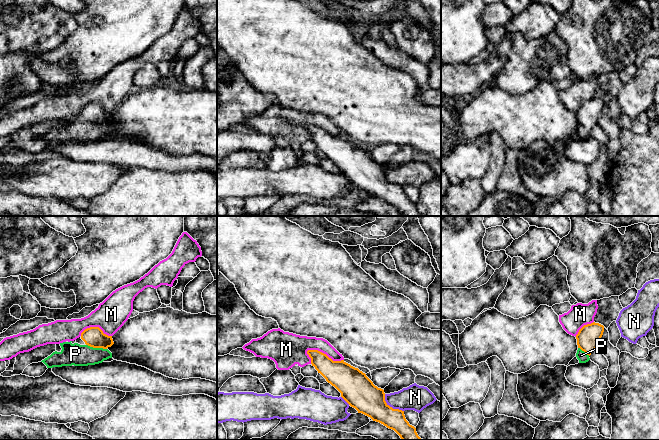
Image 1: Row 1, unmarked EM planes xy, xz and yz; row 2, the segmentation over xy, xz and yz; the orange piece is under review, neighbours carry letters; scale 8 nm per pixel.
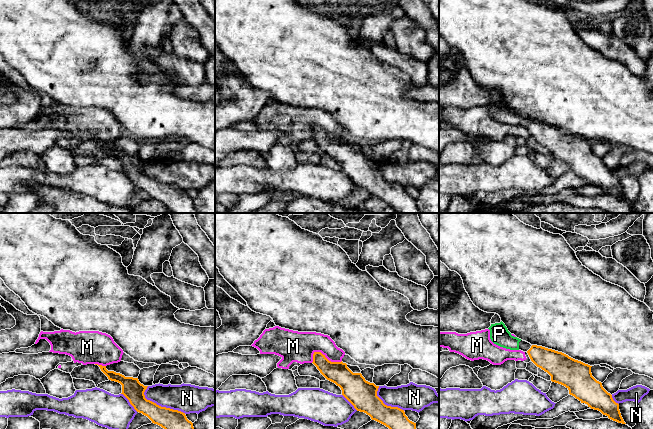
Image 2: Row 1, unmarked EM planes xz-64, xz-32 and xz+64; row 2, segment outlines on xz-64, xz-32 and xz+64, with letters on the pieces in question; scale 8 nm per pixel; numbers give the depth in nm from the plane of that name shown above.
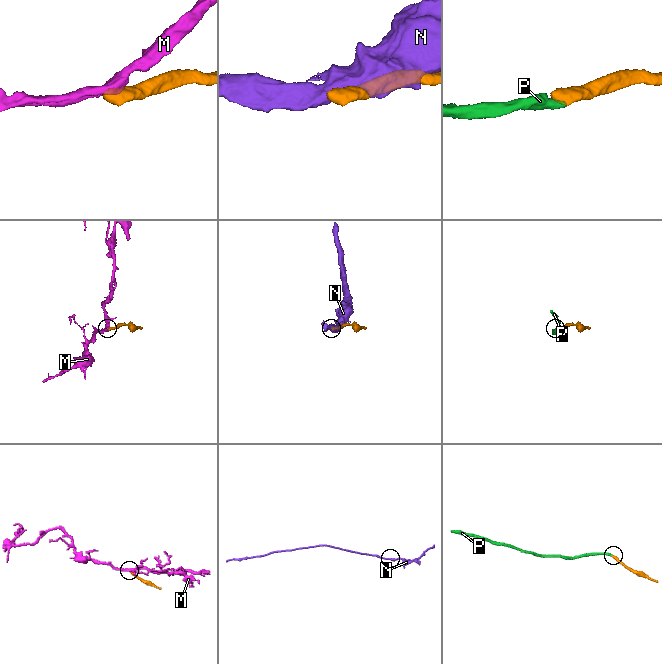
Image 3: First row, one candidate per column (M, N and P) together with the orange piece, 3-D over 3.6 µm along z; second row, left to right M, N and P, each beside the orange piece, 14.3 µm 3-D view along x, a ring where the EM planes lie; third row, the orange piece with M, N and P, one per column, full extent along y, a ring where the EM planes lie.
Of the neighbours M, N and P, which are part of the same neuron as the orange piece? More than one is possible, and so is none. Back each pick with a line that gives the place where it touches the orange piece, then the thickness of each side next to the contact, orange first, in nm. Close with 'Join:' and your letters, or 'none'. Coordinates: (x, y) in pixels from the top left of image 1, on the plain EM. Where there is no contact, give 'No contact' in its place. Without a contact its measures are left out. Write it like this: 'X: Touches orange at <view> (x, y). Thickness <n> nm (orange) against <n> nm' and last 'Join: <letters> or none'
P: Touches orange at xy (96, 123). Thickness 160 nm (orange) against 180 nm
Join: P

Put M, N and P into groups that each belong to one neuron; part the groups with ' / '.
M / N / P

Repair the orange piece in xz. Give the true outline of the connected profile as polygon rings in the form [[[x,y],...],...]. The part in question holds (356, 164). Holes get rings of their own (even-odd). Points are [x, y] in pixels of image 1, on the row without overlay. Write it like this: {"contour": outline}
{"contour": [[[308,126],[307,130],[311,134],[312,142],[315,143],[318,149],[334,162],[341,169],[341,173],[351,183],[355,184],[358,189],[362,189],[373,197],[394,206],[402,216],[423,216],[418,212],[416,204],[406,196],[404,187],[390,183],[385,177],[384,166],[375,162],[365,149],[346,139],[344,136],[333,137],[326,130],[318,126]]]}

